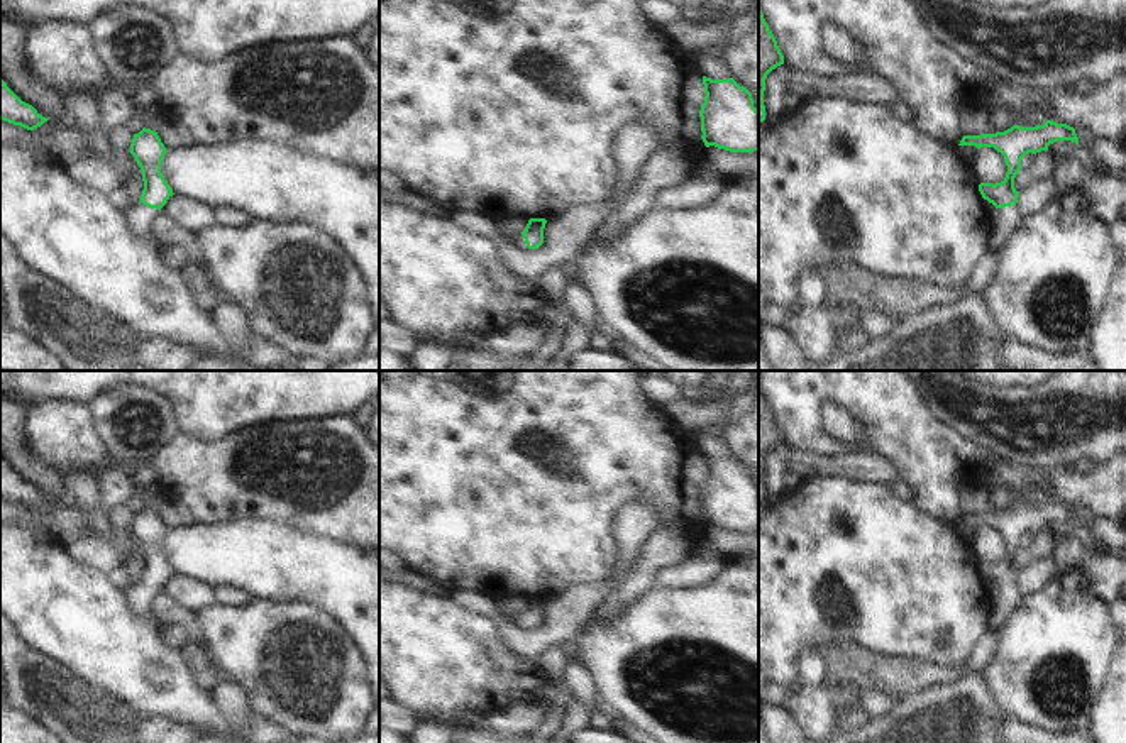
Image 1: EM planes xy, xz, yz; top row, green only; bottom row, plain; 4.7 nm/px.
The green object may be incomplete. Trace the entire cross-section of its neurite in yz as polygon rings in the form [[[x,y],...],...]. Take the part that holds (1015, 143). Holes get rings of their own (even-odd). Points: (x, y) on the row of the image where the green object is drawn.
[[[1046,120],[1036,127],[1013,125],[1004,132],[963,135],[958,146],[994,147],[1004,156],[1007,166],[1006,178],[1001,183],[980,183],[979,191],[984,200],[1001,210],[1001,218],[992,220],[989,232],[989,249],[1001,250],[1009,237],[1023,222],[1016,206],[1019,191],[1014,188],[1014,178],[1021,171],[1021,159],[1031,152],[1048,151],[1048,146],[1057,140],[1072,140],[1079,144],[1075,129],[1067,124]]]

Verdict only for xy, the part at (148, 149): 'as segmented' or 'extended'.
extended

